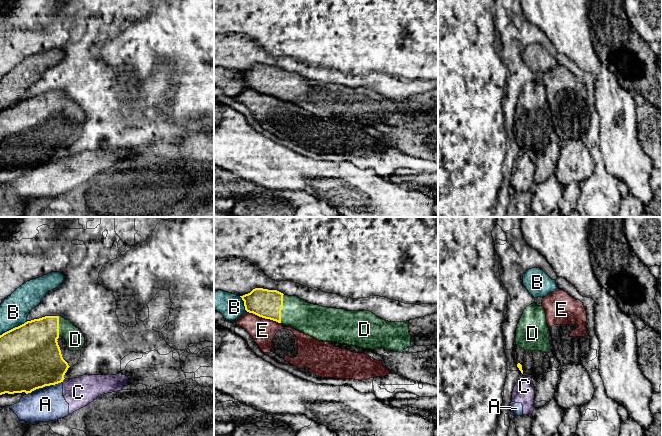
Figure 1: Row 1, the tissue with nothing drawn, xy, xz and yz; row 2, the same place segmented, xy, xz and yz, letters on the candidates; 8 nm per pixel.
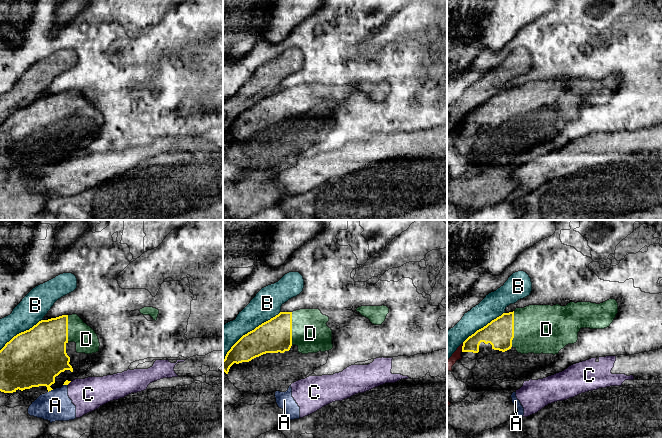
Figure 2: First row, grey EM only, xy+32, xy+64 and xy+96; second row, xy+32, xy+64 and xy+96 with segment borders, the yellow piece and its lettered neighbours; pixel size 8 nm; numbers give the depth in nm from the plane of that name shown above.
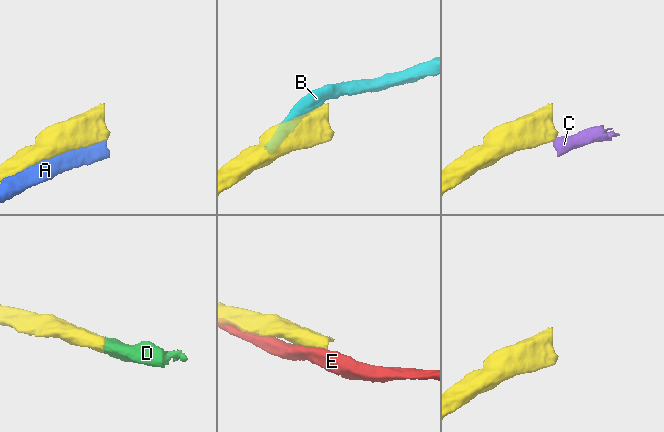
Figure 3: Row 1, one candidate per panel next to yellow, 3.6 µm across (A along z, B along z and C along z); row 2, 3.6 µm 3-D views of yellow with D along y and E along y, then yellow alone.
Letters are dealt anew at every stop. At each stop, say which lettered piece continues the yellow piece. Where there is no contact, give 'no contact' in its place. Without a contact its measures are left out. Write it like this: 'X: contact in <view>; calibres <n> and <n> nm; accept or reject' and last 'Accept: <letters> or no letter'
A: contact in xy; calibres 500 and 280 nm; reject
B: contact in xy; calibres 480 and 220 nm; reject
C: contact in xy; calibres 400 and 240 nm; reject
D: contact in xz; calibres 220 and 260 nm; accept
E: contact in xz; calibres 220 and 200 nm; reject
Accept: D

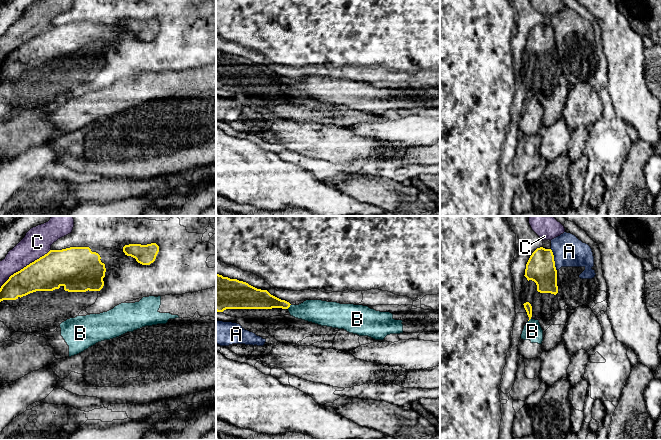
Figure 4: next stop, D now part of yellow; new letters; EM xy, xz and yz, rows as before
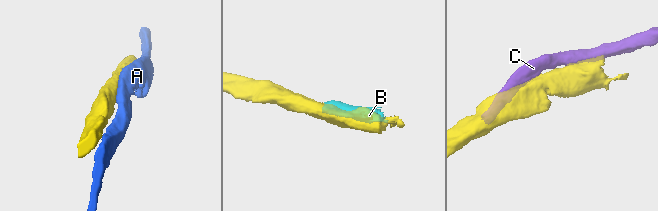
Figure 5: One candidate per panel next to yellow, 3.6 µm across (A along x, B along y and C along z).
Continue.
A: contact in yz; calibres 240 and 240 nm; reject
B: contact in xz; calibres 160 and 190 nm; reject
C: contact in xy; calibres 280 and 220 nm; reject
Accept: no letter

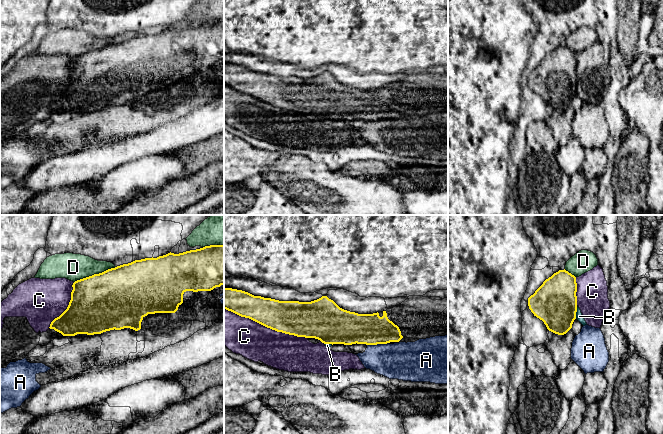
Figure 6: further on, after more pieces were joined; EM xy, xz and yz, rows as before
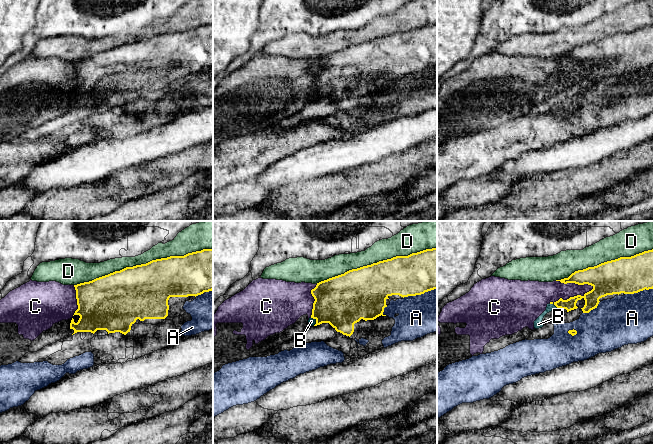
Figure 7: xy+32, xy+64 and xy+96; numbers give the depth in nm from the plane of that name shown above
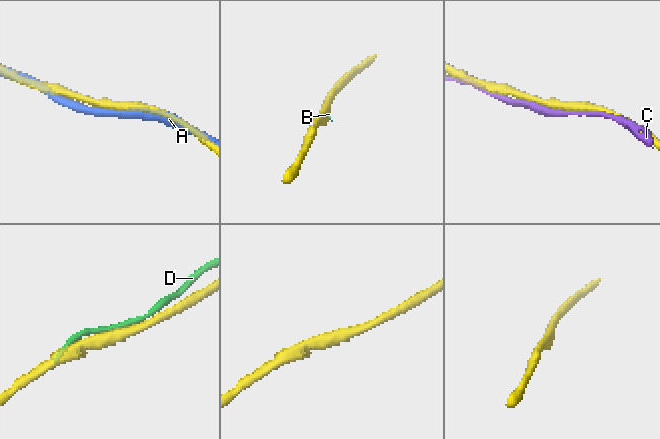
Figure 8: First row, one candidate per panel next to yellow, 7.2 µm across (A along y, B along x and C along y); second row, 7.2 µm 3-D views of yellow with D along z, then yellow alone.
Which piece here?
A: contact in xz; calibres 260 and 300 nm; reject
B: contact in yz; calibres 360 and 60 nm; reject
C: contact in xz; calibres 280 and 300 nm; reject
D: contact in xy; calibres 460 and 220 nm; reject
Accept: no letter

